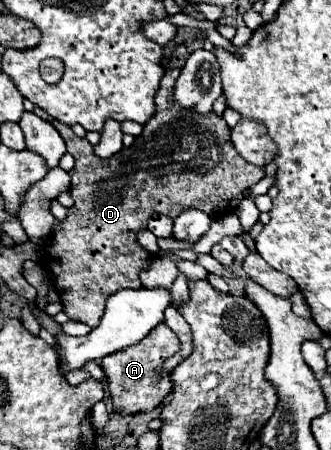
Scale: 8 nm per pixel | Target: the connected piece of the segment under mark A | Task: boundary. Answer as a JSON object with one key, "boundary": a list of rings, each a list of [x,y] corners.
{"boundary":[[[160,323],[138,345],[126,347],[122,351],[104,357],[102,369],[108,377],[108,391],[112,397],[114,411],[120,415],[136,415],[136,413],[148,413],[158,405],[162,405],[172,391],[170,373],[162,373],[164,361],[172,357],[176,351],[180,351],[180,341],[176,333],[168,325]]]}

